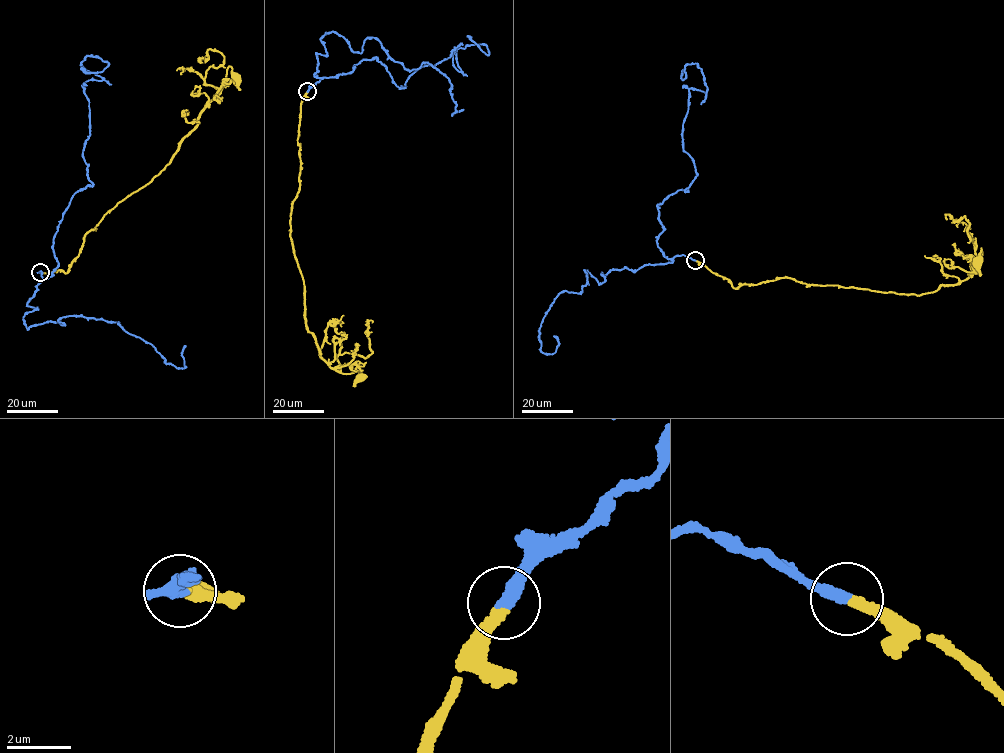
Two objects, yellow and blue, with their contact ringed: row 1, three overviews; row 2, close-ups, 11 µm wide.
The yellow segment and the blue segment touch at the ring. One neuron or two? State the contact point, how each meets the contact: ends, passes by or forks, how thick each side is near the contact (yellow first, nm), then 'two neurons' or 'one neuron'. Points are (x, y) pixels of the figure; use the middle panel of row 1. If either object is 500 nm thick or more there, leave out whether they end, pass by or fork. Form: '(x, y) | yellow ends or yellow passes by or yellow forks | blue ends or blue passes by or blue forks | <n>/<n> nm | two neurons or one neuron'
(307, 91) | yellow ends | blue ends | 240/320 nm | one neuron

